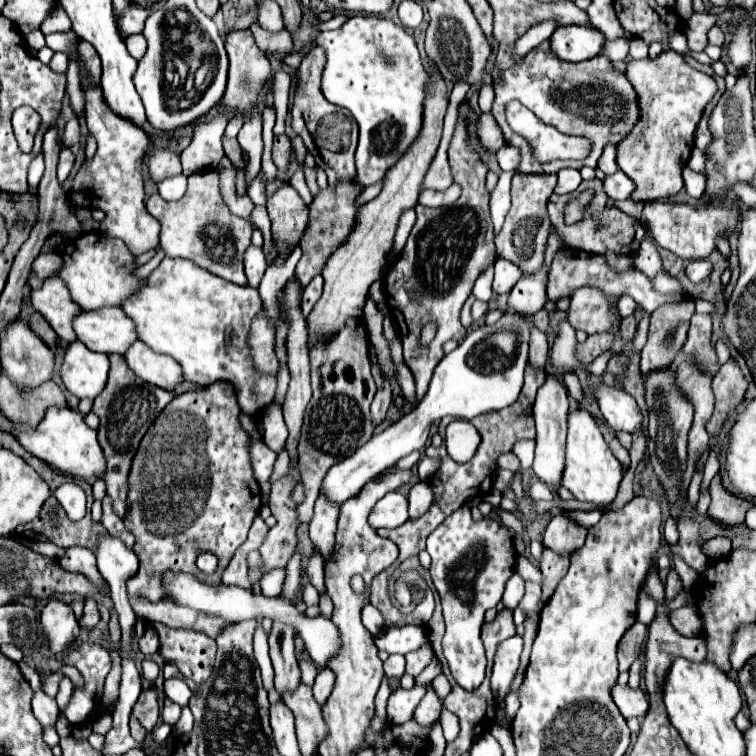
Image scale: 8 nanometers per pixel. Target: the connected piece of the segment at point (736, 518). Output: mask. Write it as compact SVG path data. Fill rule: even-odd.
M716 475L712 479L710 493L712 493L712 503L710 503L708 515L712 515L716 521L720 521L722 525L728 525L728 527L744 523L744 515L752 507L752 503L732 495L728 489L724 489L720 475Z

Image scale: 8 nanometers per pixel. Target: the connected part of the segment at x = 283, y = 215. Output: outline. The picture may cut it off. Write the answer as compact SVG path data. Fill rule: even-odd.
M286 183L266 199L266 209L272 219L272 235L282 249L282 255L278 259L282 265L288 259L288 247L298 245L308 225L308 207L298 191Z

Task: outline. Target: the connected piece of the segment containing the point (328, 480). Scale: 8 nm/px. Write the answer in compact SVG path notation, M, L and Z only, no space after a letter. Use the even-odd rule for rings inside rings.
M506 311L494 325L482 325L472 329L464 337L464 341L452 353L444 355L442 361L436 365L430 389L422 397L418 407L414 407L408 415L402 415L380 435L374 435L364 447L360 447L360 451L330 467L322 481L322 491L326 493L326 497L342 505L346 499L358 495L358 491L364 487L364 483L368 483L368 479L374 479L404 455L410 455L412 451L422 451L426 447L430 423L440 421L444 415L452 415L458 419L474 419L476 415L484 415L512 405L518 399L524 383L524 369L528 365L528 339L530 321L512 311ZM500 329L510 329L518 335L518 347L514 355L504 355L504 351L492 343L492 335Z

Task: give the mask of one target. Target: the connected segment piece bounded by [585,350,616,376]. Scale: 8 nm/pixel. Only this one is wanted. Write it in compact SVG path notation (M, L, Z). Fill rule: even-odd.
M611 350L604 352L602 355L597 357L592 363L585 365L585 370L593 373L596 376L602 376L606 370L608 360L614 356L614 353Z

